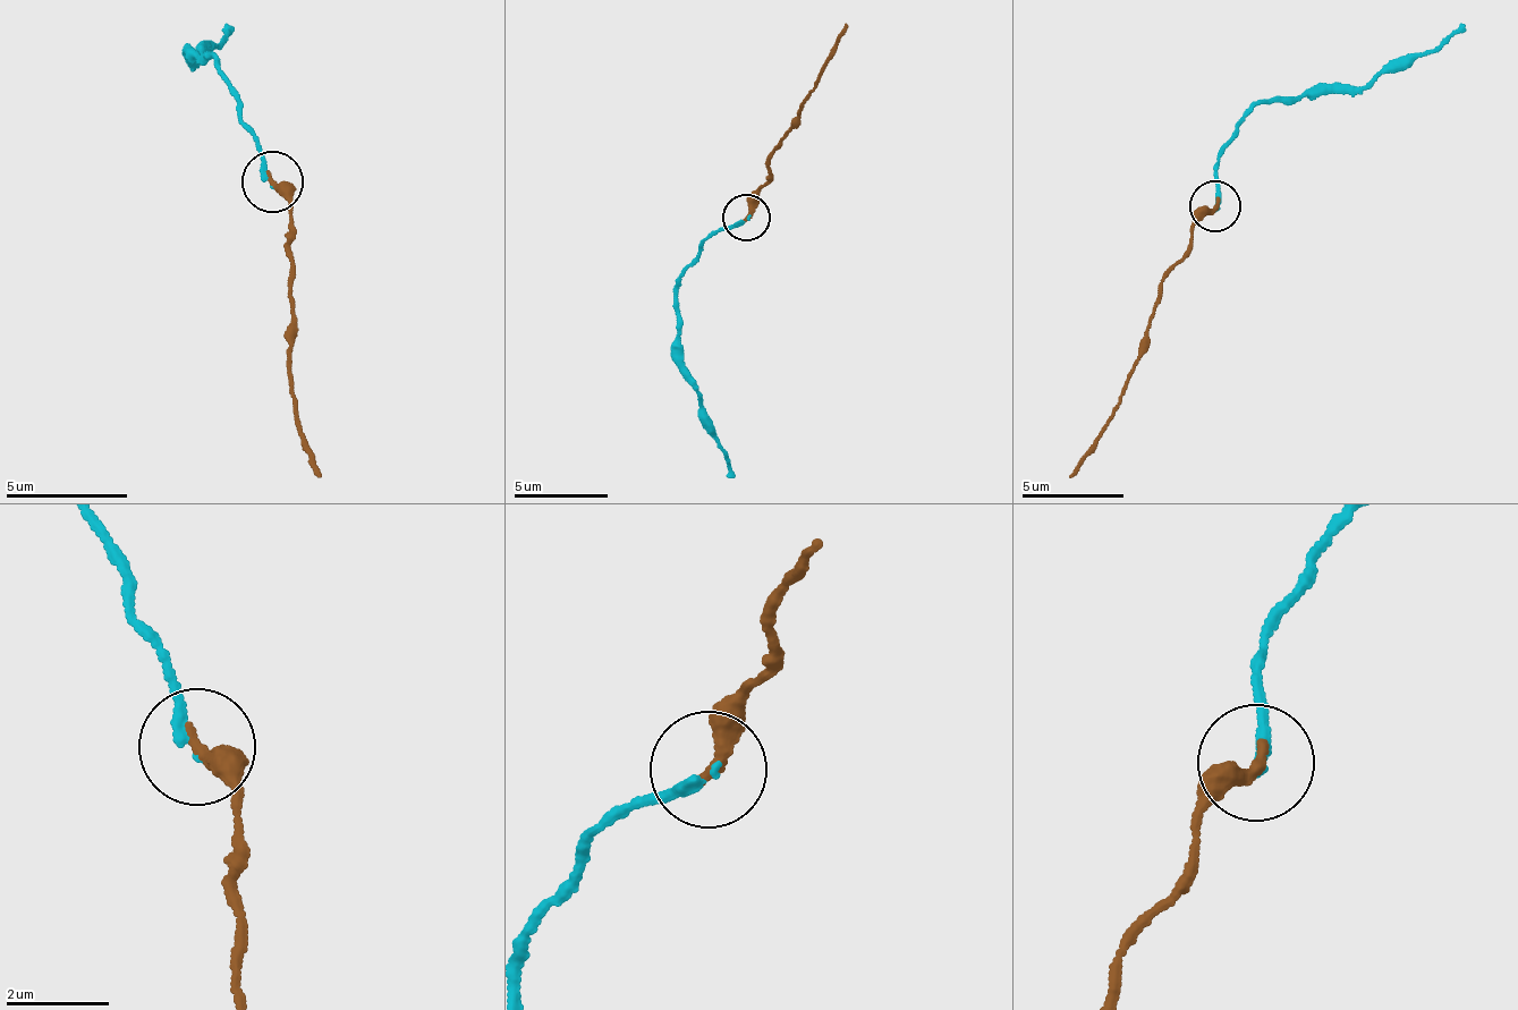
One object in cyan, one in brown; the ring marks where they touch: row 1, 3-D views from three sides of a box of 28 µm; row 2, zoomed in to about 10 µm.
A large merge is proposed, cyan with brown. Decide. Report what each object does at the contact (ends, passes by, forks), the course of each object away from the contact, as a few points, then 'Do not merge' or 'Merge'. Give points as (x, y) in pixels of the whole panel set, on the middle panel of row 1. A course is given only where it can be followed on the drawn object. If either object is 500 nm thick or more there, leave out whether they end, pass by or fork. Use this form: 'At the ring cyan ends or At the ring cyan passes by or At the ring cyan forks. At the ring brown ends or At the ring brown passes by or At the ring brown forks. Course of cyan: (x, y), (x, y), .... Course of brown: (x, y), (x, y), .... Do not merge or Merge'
At the ring cyan ends. At the ring brown ends. Course of cyan: (746, 221), (703, 240), (677, 286), (684, 370), (696, 385), (735, 475). Course of brown: (746, 217), (757, 188), (771, 178), (772, 147), (799, 124), (796, 111), (821, 75), (846, 23). Merge

